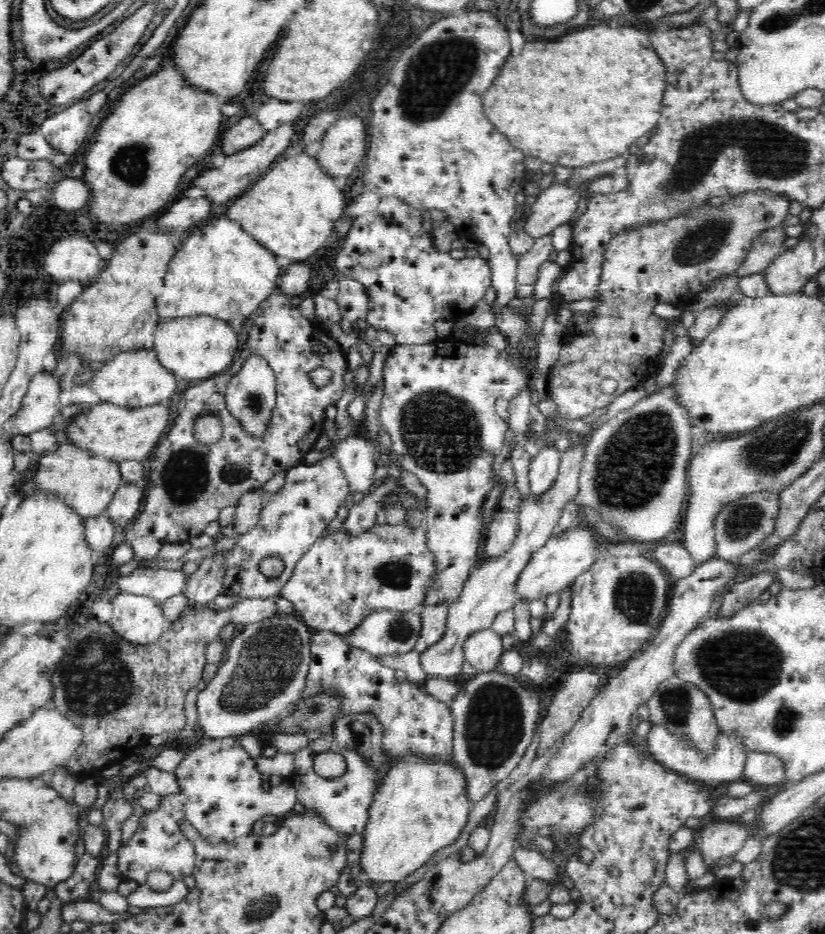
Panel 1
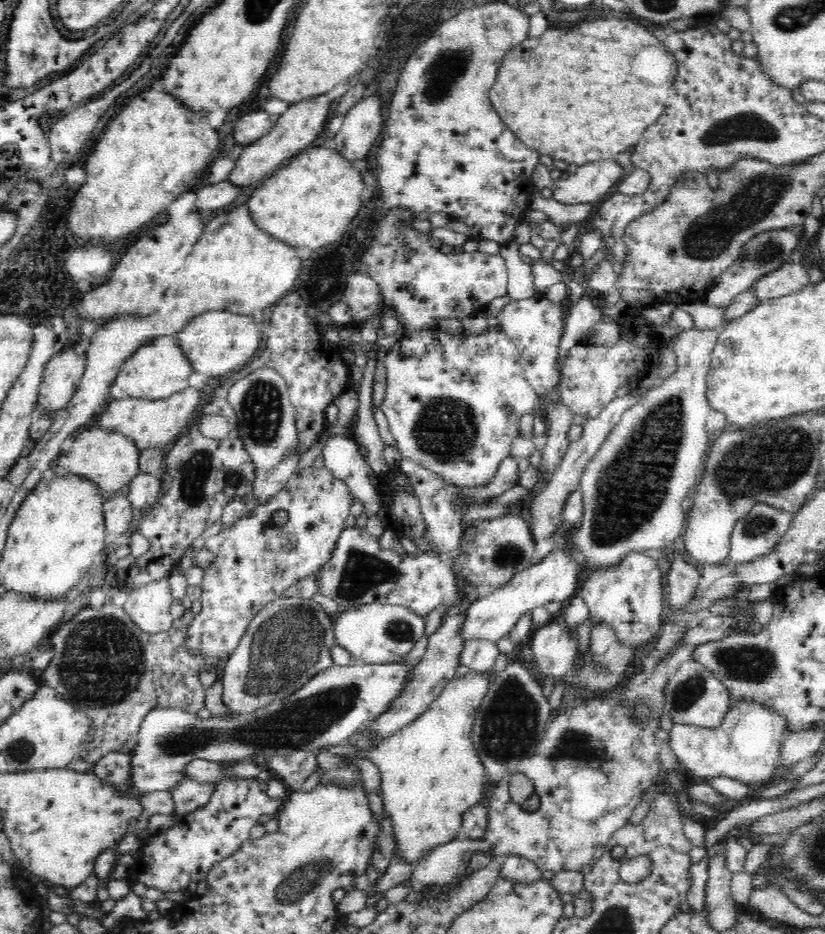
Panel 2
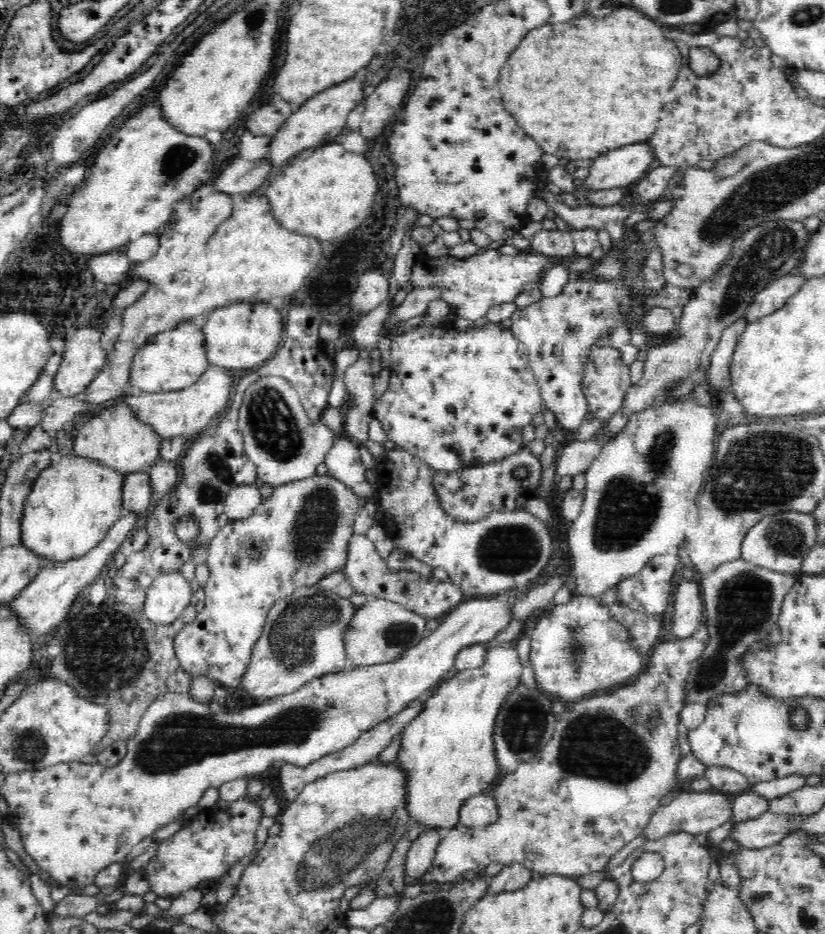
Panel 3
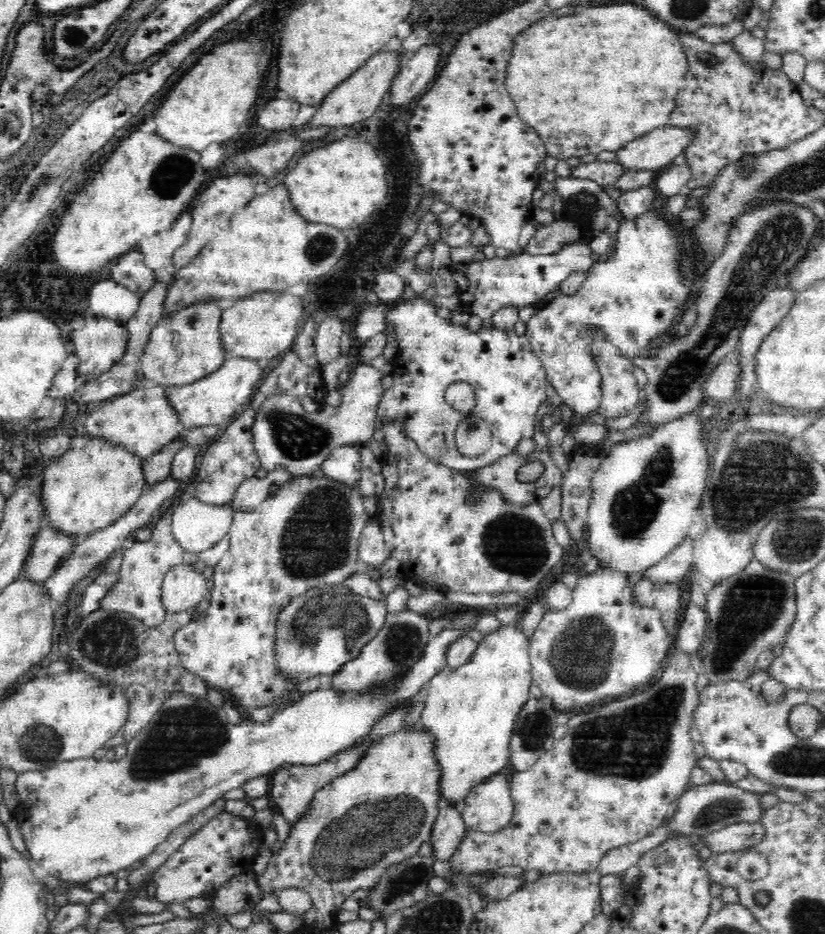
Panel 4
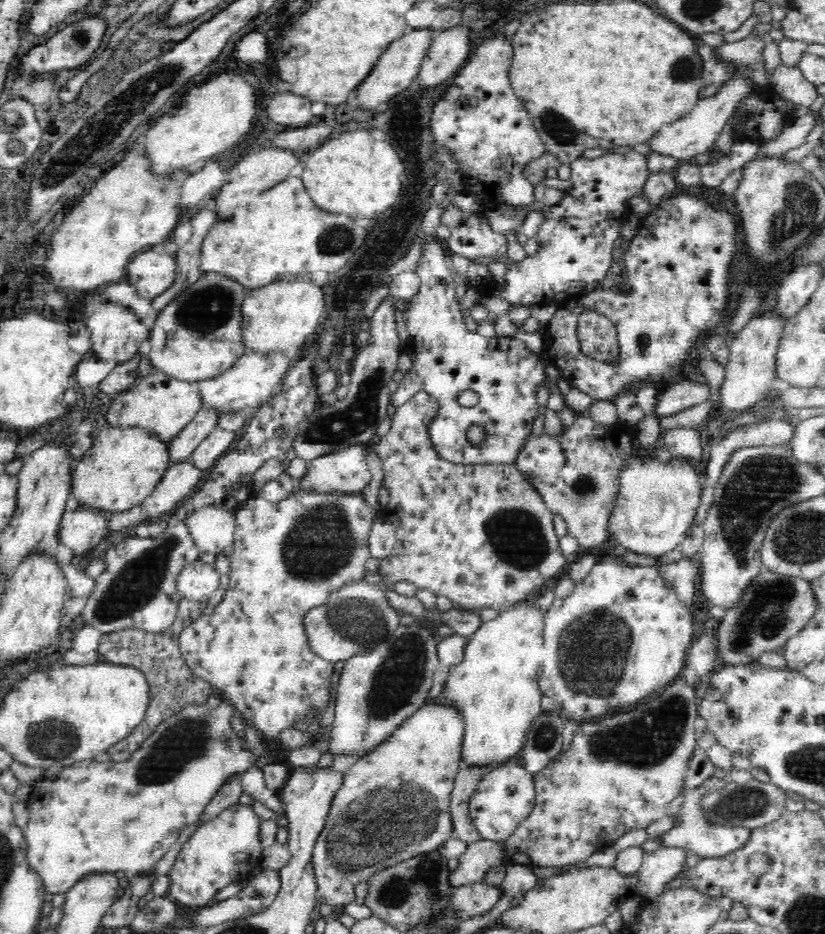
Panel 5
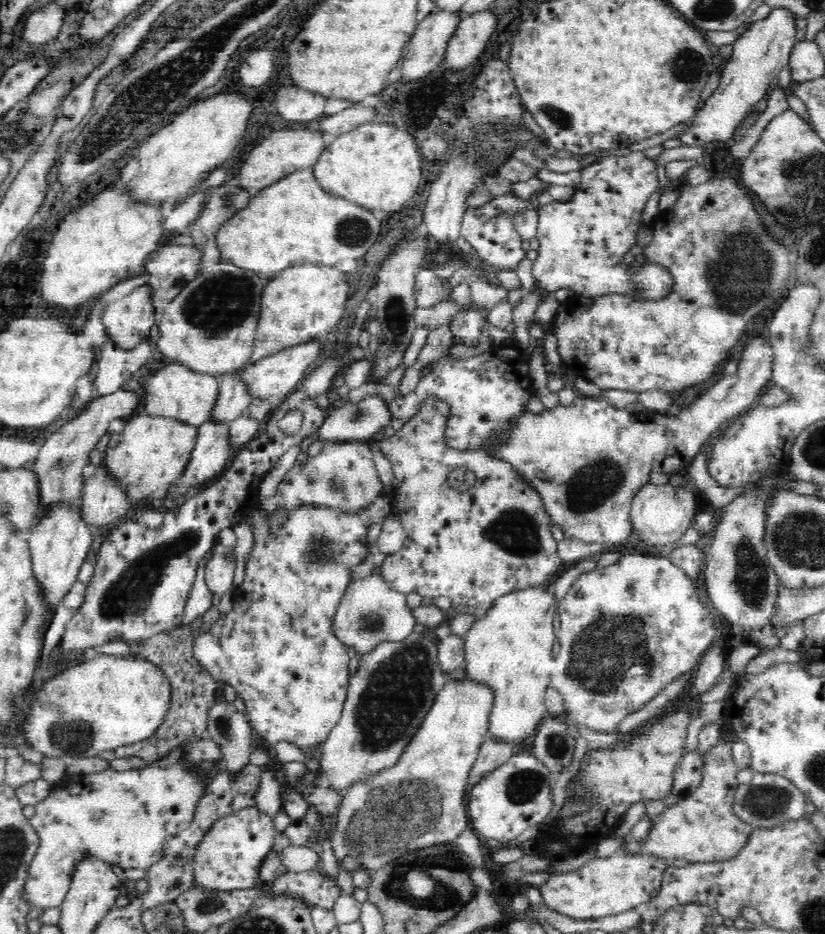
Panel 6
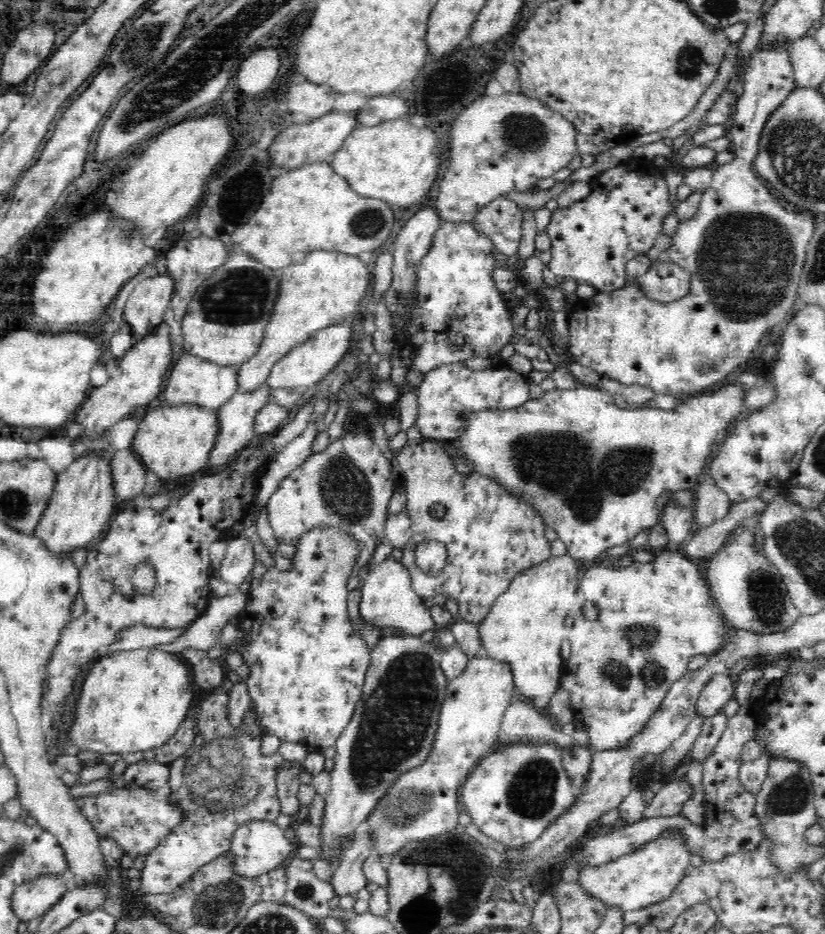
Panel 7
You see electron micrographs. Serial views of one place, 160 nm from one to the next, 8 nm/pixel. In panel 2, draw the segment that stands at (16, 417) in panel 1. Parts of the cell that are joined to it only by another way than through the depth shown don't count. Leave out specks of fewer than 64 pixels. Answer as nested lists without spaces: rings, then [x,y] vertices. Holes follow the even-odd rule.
[[[61,347],[53,356],[38,386],[35,412],[54,414],[63,409],[72,398],[84,373],[84,354],[75,353],[73,347]]]

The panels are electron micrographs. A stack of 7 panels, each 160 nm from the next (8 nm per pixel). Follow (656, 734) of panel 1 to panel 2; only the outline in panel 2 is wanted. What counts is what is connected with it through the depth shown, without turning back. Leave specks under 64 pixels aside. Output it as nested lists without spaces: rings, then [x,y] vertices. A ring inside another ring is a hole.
[[[734,703],[724,716],[722,724],[716,728],[704,728],[690,725],[674,724],[668,730],[668,746],[674,752],[680,769],[686,776],[702,778],[704,782],[714,778],[730,778],[746,785],[756,785],[768,782],[777,765],[777,752],[781,743],[781,736],[786,734],[785,722],[781,716],[768,710],[761,704]]]

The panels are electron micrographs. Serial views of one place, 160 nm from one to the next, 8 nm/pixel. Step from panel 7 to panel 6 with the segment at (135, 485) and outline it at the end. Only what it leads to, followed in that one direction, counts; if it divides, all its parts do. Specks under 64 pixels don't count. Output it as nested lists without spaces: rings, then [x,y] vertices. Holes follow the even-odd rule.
[[[98,465],[93,476],[83,486],[83,503],[81,514],[96,530],[119,522],[132,509],[130,497]]]

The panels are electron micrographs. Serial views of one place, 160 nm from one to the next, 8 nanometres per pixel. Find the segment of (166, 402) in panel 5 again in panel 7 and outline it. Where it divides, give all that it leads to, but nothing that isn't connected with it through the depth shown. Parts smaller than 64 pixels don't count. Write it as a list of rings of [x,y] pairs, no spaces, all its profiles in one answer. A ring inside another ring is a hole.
[[[184,353],[172,367],[172,374],[168,378],[168,386],[164,388],[164,400],[170,406],[181,404],[194,404],[207,411],[219,409],[227,400],[230,400],[239,390],[239,368],[222,367],[199,356]]]

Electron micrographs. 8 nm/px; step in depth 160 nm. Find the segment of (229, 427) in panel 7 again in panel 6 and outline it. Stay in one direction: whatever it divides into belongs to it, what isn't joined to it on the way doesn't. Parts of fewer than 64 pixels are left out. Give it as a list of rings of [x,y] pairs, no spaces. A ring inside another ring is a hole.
[[[212,418],[198,427],[194,452],[183,475],[176,481],[176,486],[168,488],[165,495],[174,498],[184,494],[206,480],[214,478],[224,471],[237,449],[231,441],[229,423],[219,422]]]

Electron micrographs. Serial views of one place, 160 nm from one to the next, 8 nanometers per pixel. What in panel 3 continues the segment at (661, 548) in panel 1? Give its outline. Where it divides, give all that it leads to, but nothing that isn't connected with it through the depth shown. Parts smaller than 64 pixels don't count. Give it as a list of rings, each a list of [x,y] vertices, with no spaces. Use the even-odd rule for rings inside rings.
[[[682,578],[674,588],[674,598],[672,598],[674,612],[672,612],[672,624],[670,624],[672,626],[670,638],[688,637],[698,628],[700,610],[703,610],[700,592],[698,584],[690,578]]]

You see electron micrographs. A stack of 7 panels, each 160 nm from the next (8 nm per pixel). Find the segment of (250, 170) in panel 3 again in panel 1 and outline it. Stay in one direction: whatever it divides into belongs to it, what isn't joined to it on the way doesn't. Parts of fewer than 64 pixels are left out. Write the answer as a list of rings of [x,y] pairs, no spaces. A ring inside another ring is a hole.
[[[184,197],[180,202],[176,200],[176,204],[172,204],[166,214],[156,220],[156,230],[162,234],[180,234],[188,228],[194,228],[199,221],[206,221],[213,209],[214,206],[202,197]]]

